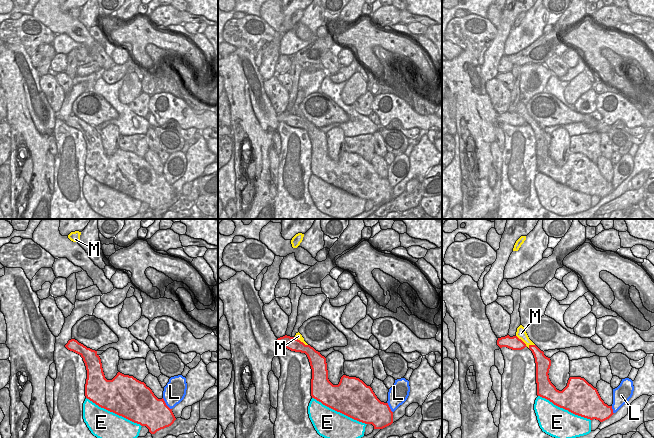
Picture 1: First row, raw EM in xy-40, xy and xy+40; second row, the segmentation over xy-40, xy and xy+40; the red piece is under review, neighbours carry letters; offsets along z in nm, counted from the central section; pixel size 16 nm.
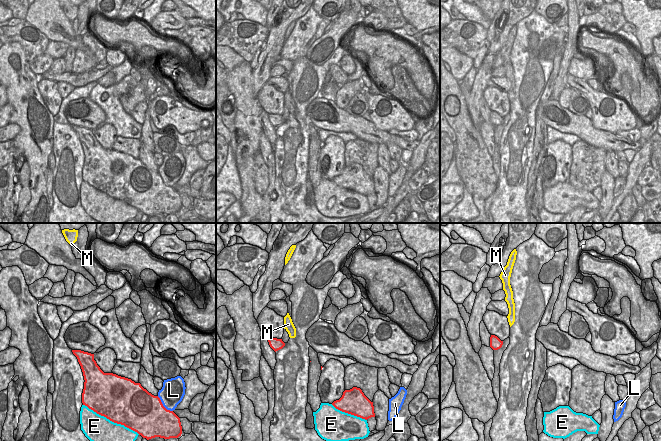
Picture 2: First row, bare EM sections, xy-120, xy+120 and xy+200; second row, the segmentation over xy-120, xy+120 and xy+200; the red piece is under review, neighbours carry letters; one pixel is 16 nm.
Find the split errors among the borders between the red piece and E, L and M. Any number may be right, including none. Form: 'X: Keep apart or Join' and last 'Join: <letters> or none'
E: Keep apart
L: Keep apart
M: Keep apart
Join: none.

